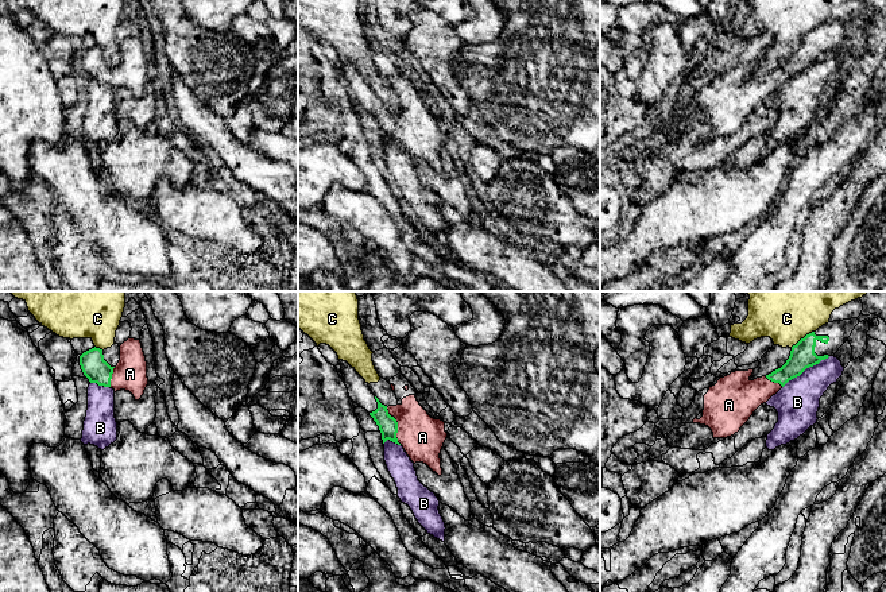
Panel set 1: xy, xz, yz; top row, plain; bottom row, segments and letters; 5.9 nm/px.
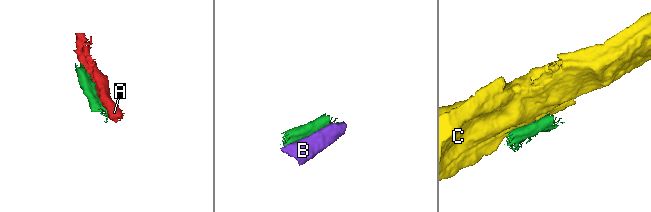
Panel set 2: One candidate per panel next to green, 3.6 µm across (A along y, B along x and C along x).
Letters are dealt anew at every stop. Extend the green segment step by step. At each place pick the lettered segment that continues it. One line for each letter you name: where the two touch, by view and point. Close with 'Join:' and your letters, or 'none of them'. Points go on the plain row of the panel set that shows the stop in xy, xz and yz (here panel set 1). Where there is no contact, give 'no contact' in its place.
A: xz (397, 124)
Join: A

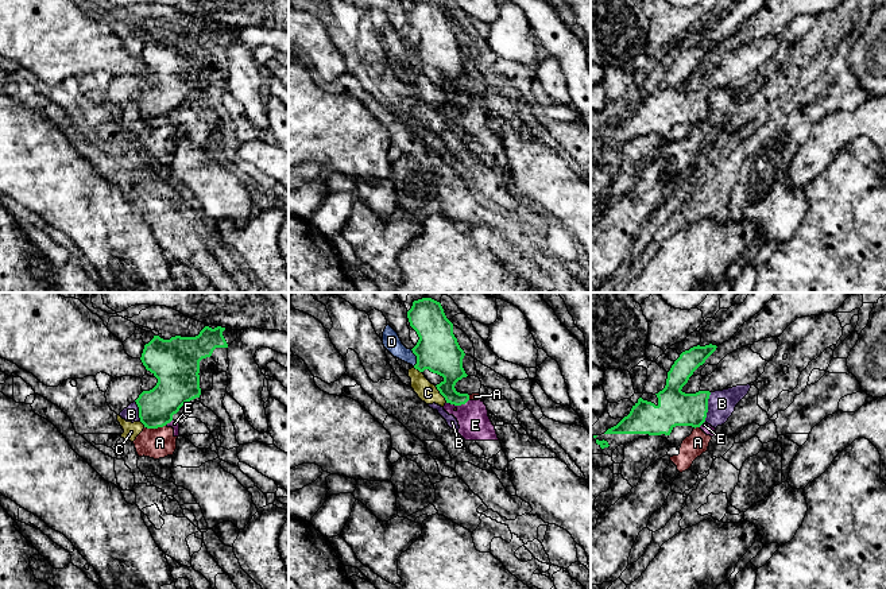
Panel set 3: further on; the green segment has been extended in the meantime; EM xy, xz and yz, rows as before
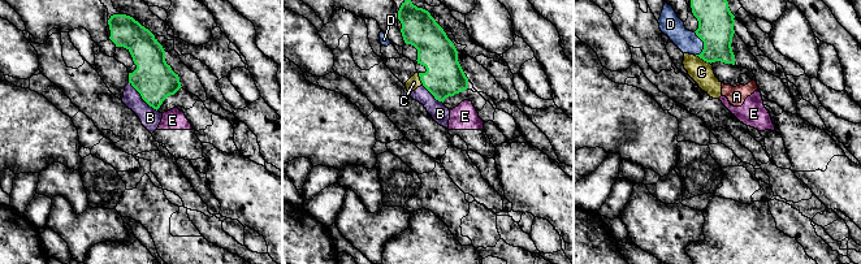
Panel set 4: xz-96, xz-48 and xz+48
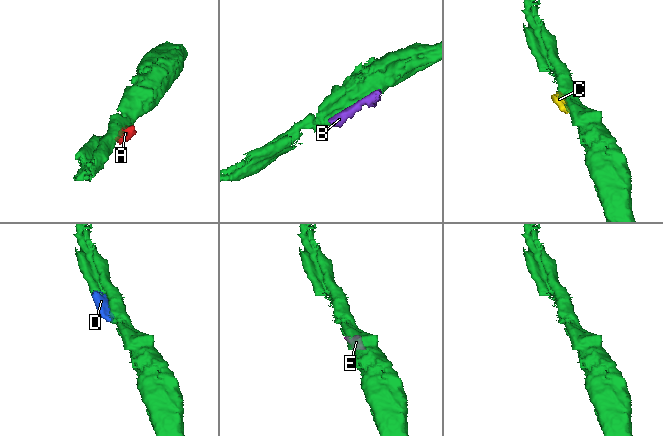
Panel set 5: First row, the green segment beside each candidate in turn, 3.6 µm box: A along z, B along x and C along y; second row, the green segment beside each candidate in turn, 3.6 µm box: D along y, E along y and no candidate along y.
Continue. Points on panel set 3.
D: xz (417, 55)
Join: D

